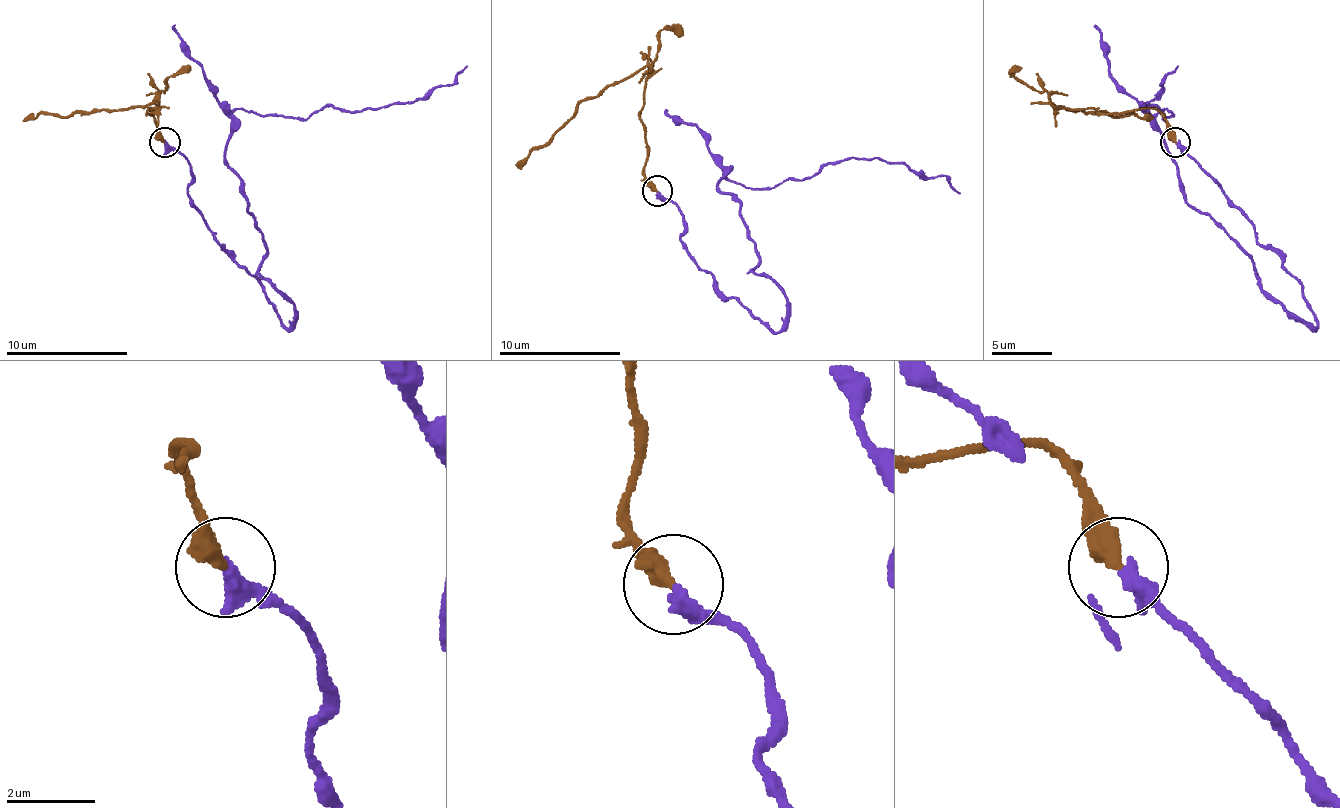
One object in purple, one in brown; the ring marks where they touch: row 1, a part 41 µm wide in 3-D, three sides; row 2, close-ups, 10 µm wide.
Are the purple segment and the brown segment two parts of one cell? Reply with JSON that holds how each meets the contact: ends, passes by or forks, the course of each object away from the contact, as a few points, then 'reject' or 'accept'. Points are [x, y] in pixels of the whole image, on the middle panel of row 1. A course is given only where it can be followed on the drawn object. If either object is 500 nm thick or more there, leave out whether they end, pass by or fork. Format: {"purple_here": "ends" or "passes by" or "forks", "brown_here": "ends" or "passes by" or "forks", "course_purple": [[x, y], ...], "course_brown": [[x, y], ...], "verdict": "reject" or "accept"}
{"purple_here": "ends", "brown_here": "ends", "course_purple": [[659, 191], [680, 243], [769, 329], [787, 295], [753, 271], [723, 170], [775, 188], [903, 161], [961, 194]], "course_brown": [[656, 191], [644, 170], [647, 149], [641, 115], [644, 70], [586, 97], [519, 170]], "verdict": "reject"}

